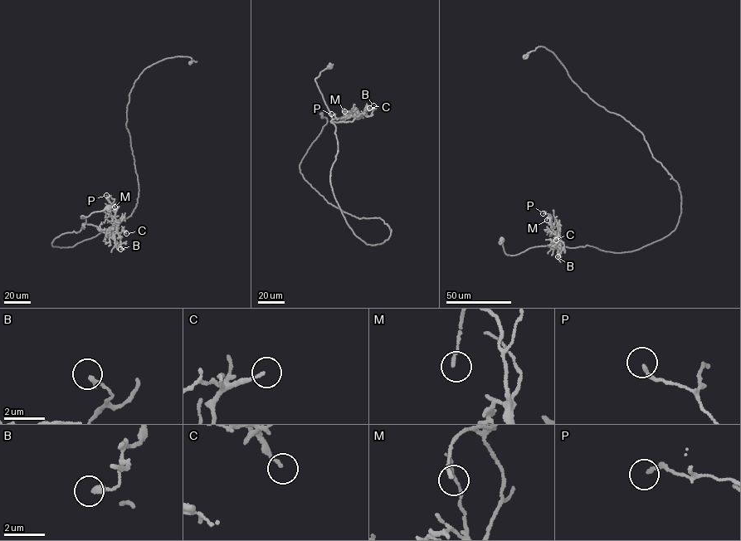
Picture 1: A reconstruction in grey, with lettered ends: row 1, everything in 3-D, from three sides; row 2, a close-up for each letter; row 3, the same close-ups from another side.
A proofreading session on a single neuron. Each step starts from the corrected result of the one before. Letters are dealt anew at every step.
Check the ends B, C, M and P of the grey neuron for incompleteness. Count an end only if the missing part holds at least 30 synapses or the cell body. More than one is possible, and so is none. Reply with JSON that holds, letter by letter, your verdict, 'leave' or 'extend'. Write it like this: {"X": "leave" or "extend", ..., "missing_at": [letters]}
{"B": "leave", "C": "leave", "M": "leave", "P": "leave", "missing_at": []}

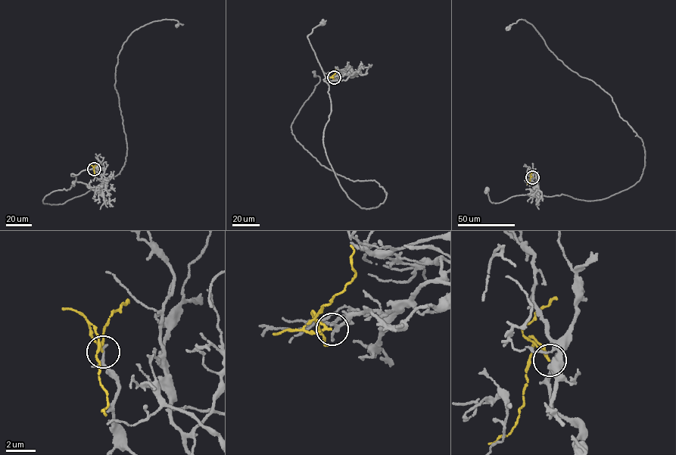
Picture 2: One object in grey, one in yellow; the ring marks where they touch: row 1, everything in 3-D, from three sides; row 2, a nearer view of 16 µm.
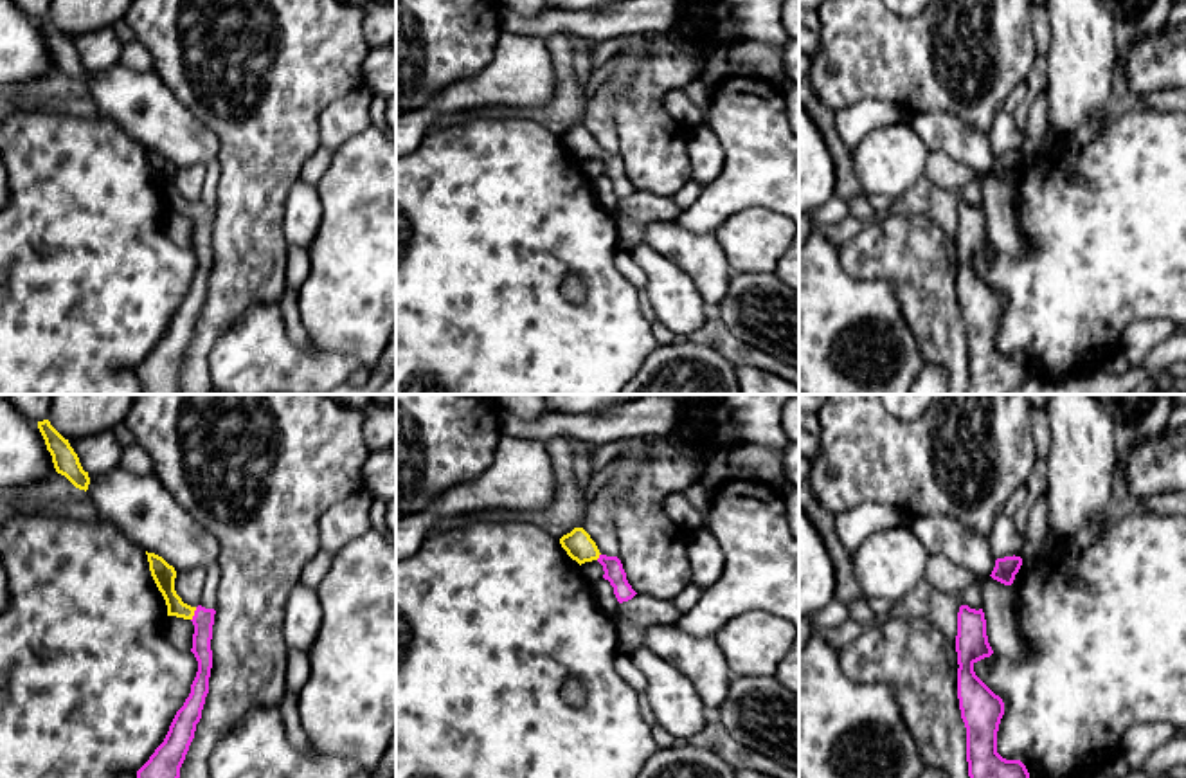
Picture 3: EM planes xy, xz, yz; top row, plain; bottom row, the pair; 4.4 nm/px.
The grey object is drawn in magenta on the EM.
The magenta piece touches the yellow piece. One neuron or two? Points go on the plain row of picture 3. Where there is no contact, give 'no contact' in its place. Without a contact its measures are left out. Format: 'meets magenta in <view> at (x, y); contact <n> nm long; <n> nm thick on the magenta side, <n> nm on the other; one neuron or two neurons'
meets magenta in xy at (195, 211); contact 70 nm long; 100 nm thick on the magenta side, 100 nm on the other; one neuron

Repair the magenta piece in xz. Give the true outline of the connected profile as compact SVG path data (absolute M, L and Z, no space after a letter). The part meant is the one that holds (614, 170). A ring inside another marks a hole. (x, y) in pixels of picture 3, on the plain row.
M574 124L571 130L563 131L560 140L580 162L597 157L605 167L603 175L614 184L619 200L628 198L637 191L626 176L621 157L617 153L601 151L596 139L583 124Z

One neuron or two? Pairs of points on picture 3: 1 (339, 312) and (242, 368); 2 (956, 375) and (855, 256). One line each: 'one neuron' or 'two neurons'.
1: two neurons
2: one neuron

